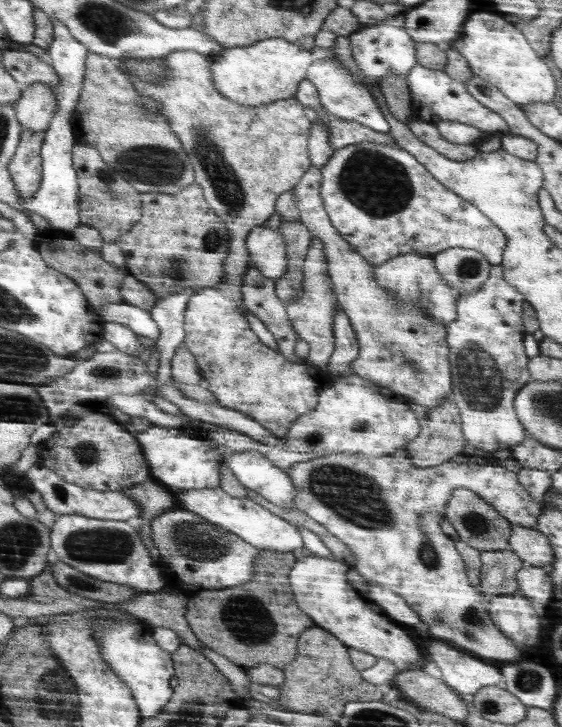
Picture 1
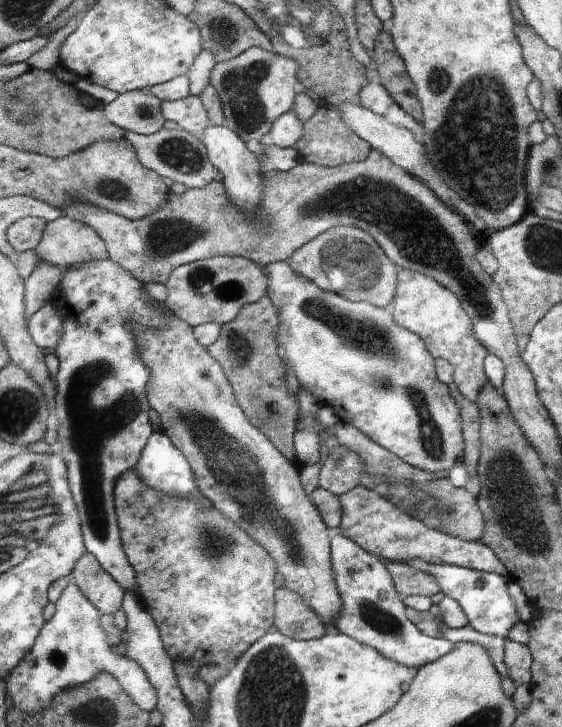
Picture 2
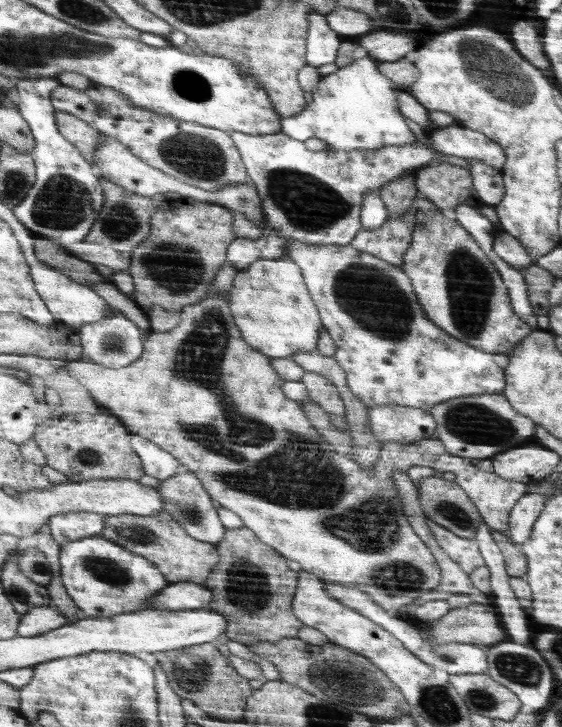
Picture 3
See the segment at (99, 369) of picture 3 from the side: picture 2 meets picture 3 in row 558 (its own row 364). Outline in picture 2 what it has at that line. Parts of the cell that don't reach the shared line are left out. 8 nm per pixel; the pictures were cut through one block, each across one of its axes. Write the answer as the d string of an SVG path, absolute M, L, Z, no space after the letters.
M276 261L268 266L269 287L267 288L268 298L273 301L274 306L281 313L281 324L277 328L277 341L279 347L283 348L283 359L287 360L287 366L297 376L298 382L309 391L312 391L319 400L327 406L331 406L338 420L343 424L351 424L361 430L370 440L376 444L383 446L386 450L399 456L405 463L410 466L431 472L431 473L447 473L452 467L462 465L465 458L465 441L462 432L461 404L454 400L454 393L450 386L444 384L437 377L436 358L425 345L422 337L394 320L390 307L379 307L369 302L350 302L342 296L338 296L334 291L322 290L317 284L308 281L294 269L286 261Z

